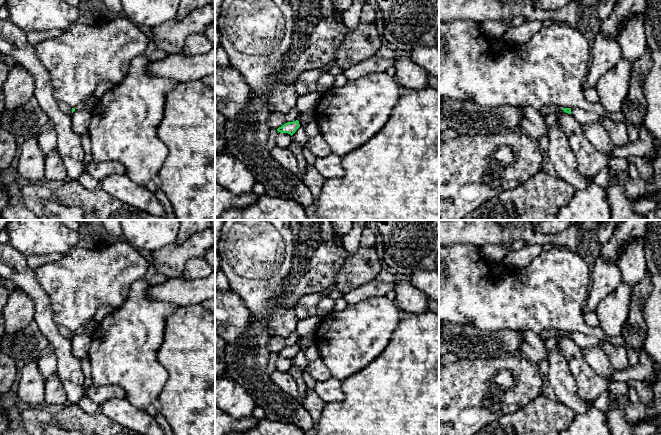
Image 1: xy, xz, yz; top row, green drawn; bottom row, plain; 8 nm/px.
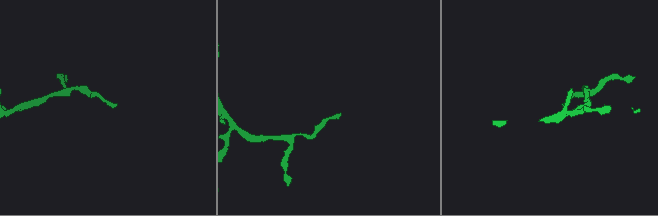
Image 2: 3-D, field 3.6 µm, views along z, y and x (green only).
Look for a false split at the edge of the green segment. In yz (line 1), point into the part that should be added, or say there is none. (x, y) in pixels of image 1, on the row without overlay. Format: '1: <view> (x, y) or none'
1: none

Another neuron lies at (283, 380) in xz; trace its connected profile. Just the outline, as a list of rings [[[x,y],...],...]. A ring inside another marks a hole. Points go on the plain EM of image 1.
[[[275,370],[269,374],[269,378],[282,391],[286,392],[296,400],[300,399],[298,384],[288,372]]]

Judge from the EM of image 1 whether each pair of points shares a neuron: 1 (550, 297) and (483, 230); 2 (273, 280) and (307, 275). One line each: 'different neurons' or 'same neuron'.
1: different neurons
2: different neurons

